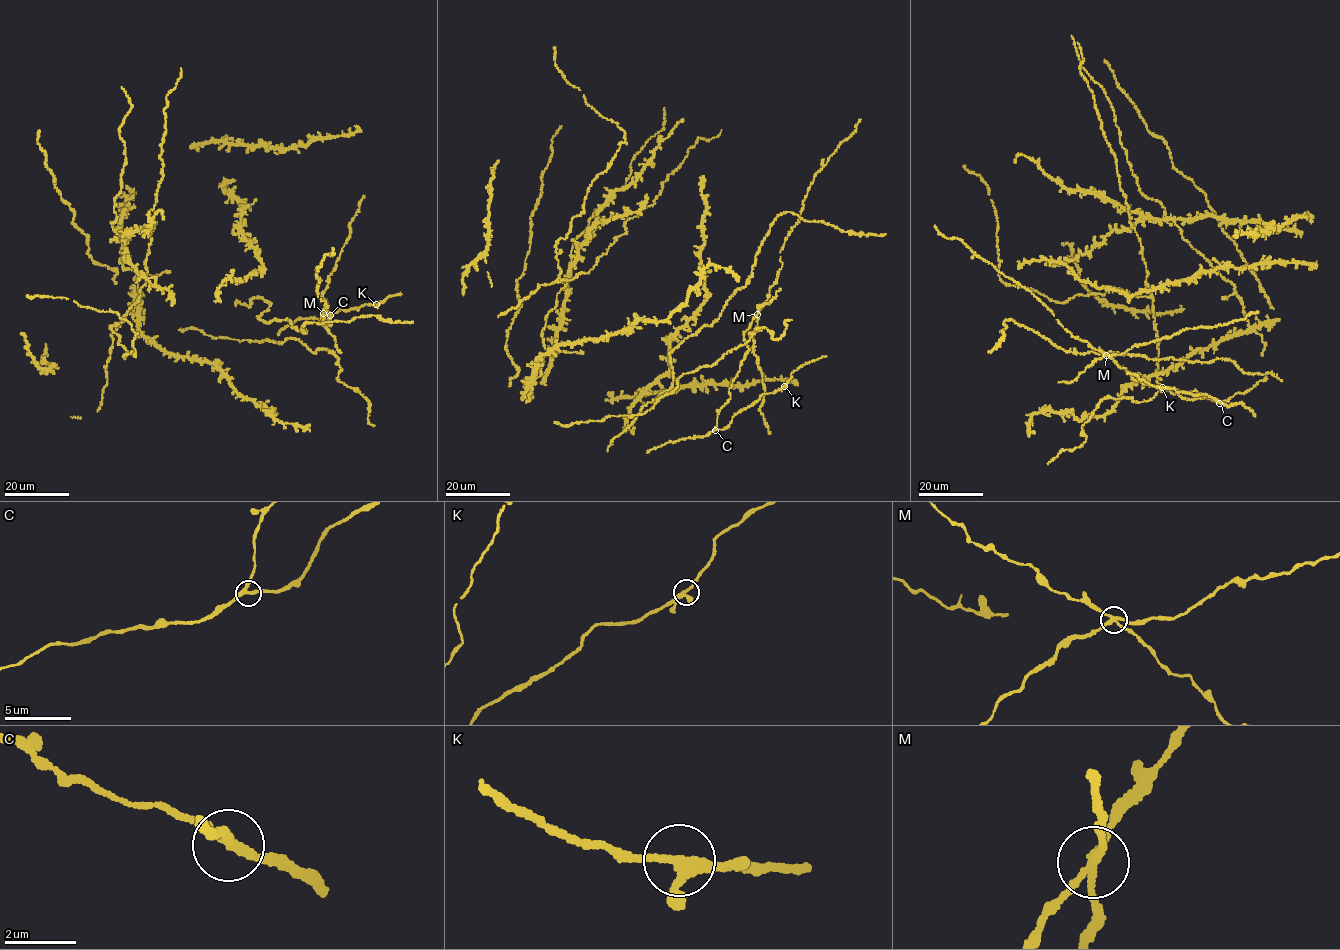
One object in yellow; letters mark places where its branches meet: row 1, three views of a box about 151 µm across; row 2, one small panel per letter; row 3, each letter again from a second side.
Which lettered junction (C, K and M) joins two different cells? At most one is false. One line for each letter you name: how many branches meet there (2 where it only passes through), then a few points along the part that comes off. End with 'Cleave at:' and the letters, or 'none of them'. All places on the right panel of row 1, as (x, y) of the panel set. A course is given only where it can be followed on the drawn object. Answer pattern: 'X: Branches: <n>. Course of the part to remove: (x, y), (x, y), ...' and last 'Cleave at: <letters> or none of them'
M: Branches: 4. Course of the part to remove: (1106, 354), (1120, 355), (1132, 346), (1170, 338), (1182, 330), (1214, 327), (1258, 312)
Cleave at: M

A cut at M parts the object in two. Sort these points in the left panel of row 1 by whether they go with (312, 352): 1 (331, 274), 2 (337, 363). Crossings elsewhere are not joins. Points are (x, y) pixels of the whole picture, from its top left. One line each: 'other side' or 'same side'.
1: other side
2: same side

